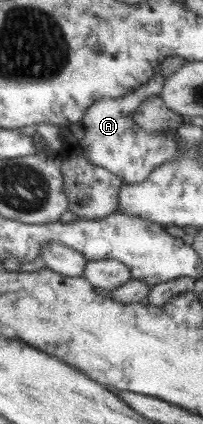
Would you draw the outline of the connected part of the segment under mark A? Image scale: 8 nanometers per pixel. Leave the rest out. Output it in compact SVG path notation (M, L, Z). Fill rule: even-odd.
M160 67L146 85L135 88L130 94L116 99L102 98L90 106L82 121L66 125L59 130L62 146L59 156L68 158L80 156L87 158L92 164L106 168L111 174L122 179L122 183L138 185L162 166L166 161L178 158L181 154L181 138L176 131L150 132L134 121L134 113L140 105L150 97L159 96L164 88L164 76Z

